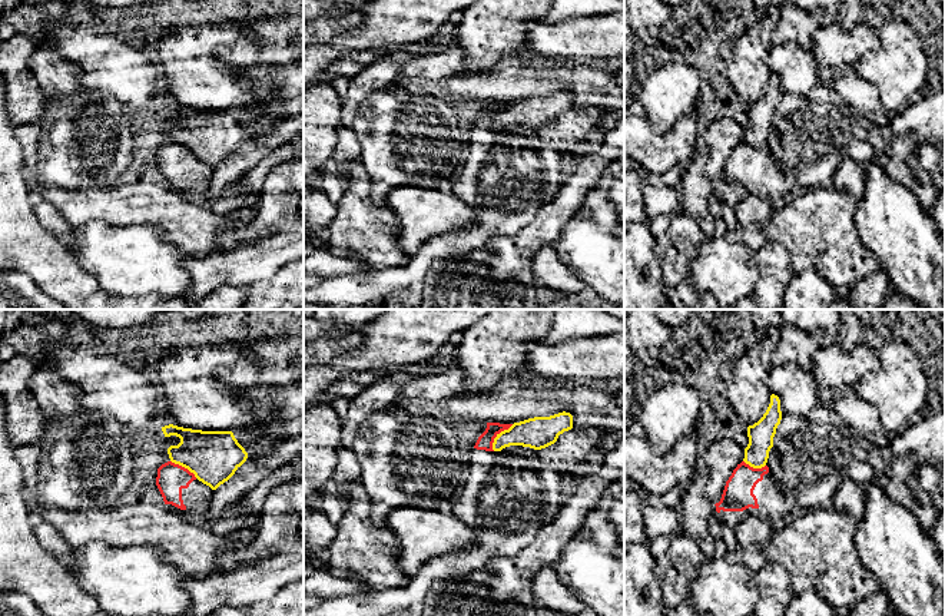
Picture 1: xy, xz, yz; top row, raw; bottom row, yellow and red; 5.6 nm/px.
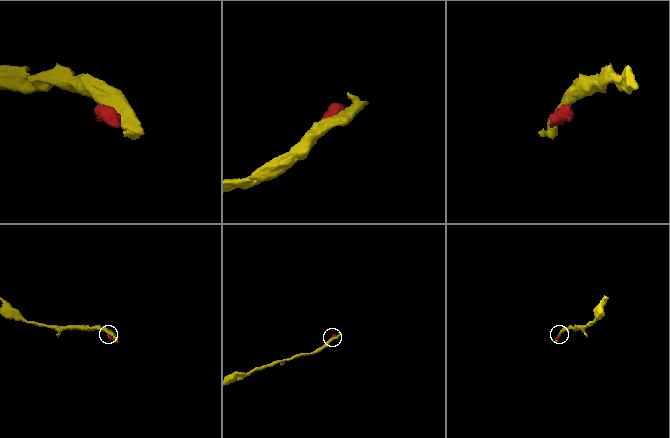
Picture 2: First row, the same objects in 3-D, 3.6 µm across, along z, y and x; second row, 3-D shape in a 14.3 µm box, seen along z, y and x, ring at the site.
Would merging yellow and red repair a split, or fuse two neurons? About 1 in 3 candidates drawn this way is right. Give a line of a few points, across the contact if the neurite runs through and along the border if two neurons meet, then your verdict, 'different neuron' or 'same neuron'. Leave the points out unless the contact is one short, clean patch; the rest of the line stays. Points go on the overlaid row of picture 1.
different neuron

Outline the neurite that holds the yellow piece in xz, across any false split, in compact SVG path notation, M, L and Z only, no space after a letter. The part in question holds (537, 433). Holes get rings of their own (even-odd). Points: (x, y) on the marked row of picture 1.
M558 413L550 417L534 417L514 423L508 430L497 434L493 443L494 451L510 446L523 446L534 450L554 444L560 434L573 428L573 415Z

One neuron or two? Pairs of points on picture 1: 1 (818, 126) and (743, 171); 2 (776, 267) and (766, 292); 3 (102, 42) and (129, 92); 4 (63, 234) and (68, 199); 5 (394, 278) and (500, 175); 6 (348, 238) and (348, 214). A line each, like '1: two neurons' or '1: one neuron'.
1: one neuron
2: one neuron
3: one neuron
4: two neurons
5: one neuron
6: one neuron

